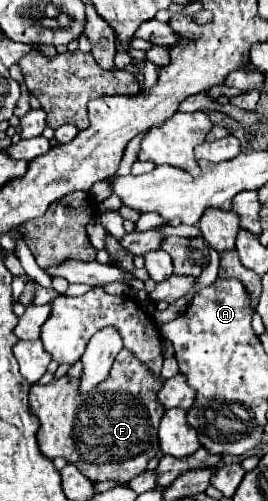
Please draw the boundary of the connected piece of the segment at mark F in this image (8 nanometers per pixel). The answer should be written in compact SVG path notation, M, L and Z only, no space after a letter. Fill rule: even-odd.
M123 349L109 373L109 379L97 387L97 391L89 395L77 393L79 381L71 377L55 379L47 385L31 385L29 391L29 411L41 421L41 427L37 431L37 443L41 453L47 459L63 457L67 463L77 465L77 469L91 481L117 481L119 485L129 485L129 481L137 475L141 475L149 461L159 451L159 421L163 417L163 407L157 403L157 391L161 389L161 381L155 379L145 365L137 363L135 355L131 355L127 349Z

